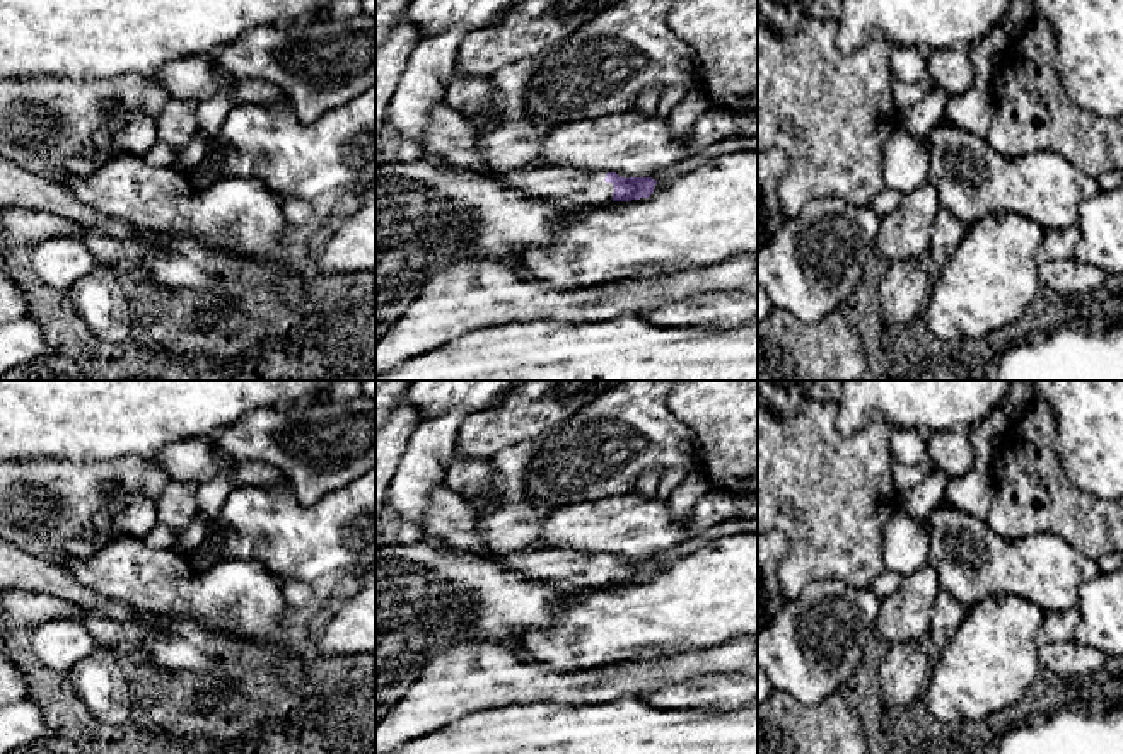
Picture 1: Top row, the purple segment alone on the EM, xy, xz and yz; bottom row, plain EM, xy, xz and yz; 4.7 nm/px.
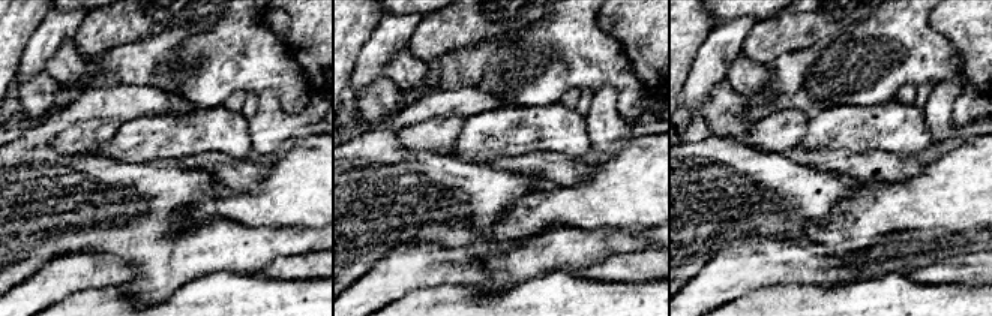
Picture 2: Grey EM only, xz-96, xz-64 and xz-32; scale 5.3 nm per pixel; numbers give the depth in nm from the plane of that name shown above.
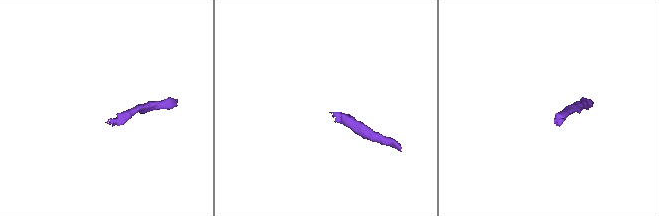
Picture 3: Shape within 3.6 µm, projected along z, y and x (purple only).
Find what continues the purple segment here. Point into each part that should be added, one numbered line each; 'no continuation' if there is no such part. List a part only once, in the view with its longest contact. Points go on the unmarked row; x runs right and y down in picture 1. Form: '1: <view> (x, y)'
1: xz (449, 517)

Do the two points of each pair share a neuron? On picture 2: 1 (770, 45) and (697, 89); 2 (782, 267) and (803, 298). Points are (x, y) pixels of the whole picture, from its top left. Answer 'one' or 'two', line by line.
1: two
2: two

